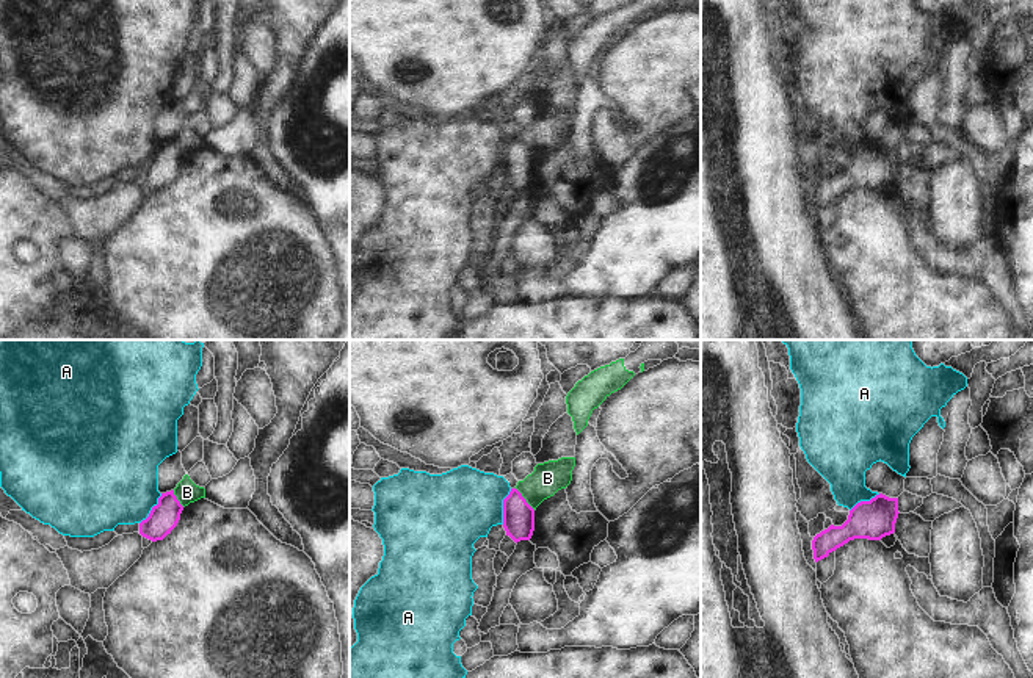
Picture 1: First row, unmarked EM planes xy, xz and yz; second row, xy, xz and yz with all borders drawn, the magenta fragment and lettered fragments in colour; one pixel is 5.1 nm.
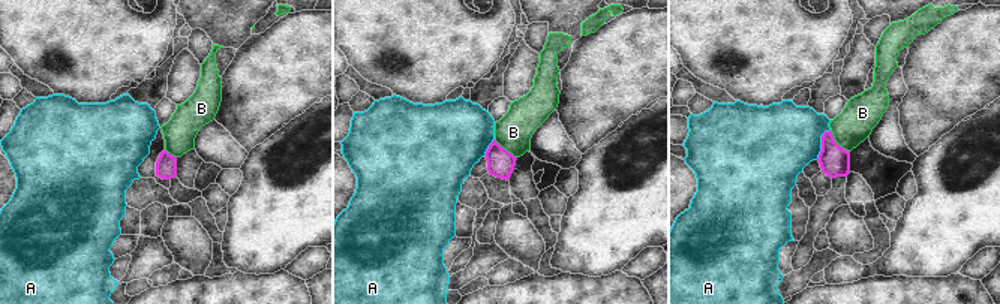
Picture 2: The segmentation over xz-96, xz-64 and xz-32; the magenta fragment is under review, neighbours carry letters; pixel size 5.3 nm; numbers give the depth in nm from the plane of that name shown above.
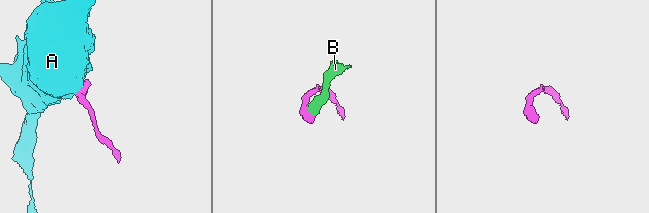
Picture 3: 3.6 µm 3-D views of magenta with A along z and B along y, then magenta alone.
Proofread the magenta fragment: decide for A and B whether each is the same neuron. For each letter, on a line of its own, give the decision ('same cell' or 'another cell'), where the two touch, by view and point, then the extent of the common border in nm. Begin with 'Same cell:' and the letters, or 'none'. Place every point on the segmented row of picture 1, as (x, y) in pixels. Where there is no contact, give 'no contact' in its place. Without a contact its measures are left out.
Same cell: none
A: another cell; meets magenta in xz at (503, 506); contact 190 nm long
B: another cell; meets magenta in xz at (524, 498); contact 160 nm long

